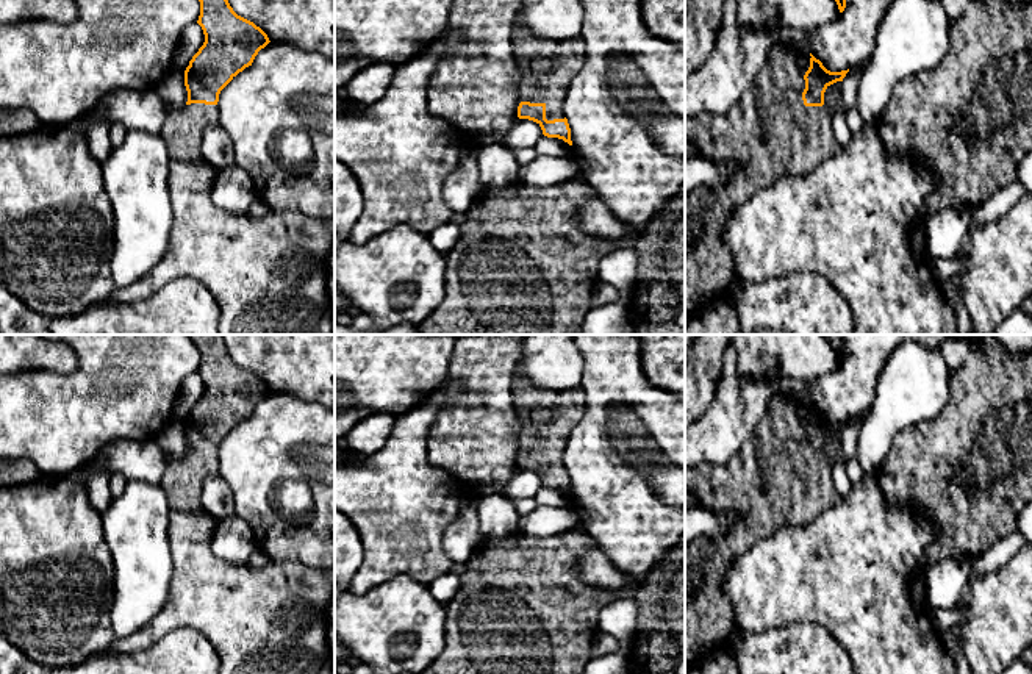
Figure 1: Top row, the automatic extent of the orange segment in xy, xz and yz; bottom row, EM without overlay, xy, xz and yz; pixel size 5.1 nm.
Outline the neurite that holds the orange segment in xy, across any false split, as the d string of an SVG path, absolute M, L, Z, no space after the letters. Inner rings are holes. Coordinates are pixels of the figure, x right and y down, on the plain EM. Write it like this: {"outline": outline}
{"outline": "M191 335L200 352L197 374L205 393L185 421L188 452L169 464L161 486L174 511L202 511L203 480L217 472L220 441L271 391L253 372L238 366L230 357L222 335Z"}

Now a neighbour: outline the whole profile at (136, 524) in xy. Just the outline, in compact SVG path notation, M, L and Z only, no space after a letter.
M131 480L102 513L114 565L111 626L116 638L142 630L166 604L174 572L170 511L161 485Z

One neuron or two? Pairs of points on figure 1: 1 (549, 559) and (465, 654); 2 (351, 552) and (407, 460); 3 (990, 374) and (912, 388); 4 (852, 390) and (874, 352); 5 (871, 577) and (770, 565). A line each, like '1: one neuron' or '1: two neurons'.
1: one neuron
2: two neurons
3: two neurons
4: one neuron
5: one neuron

